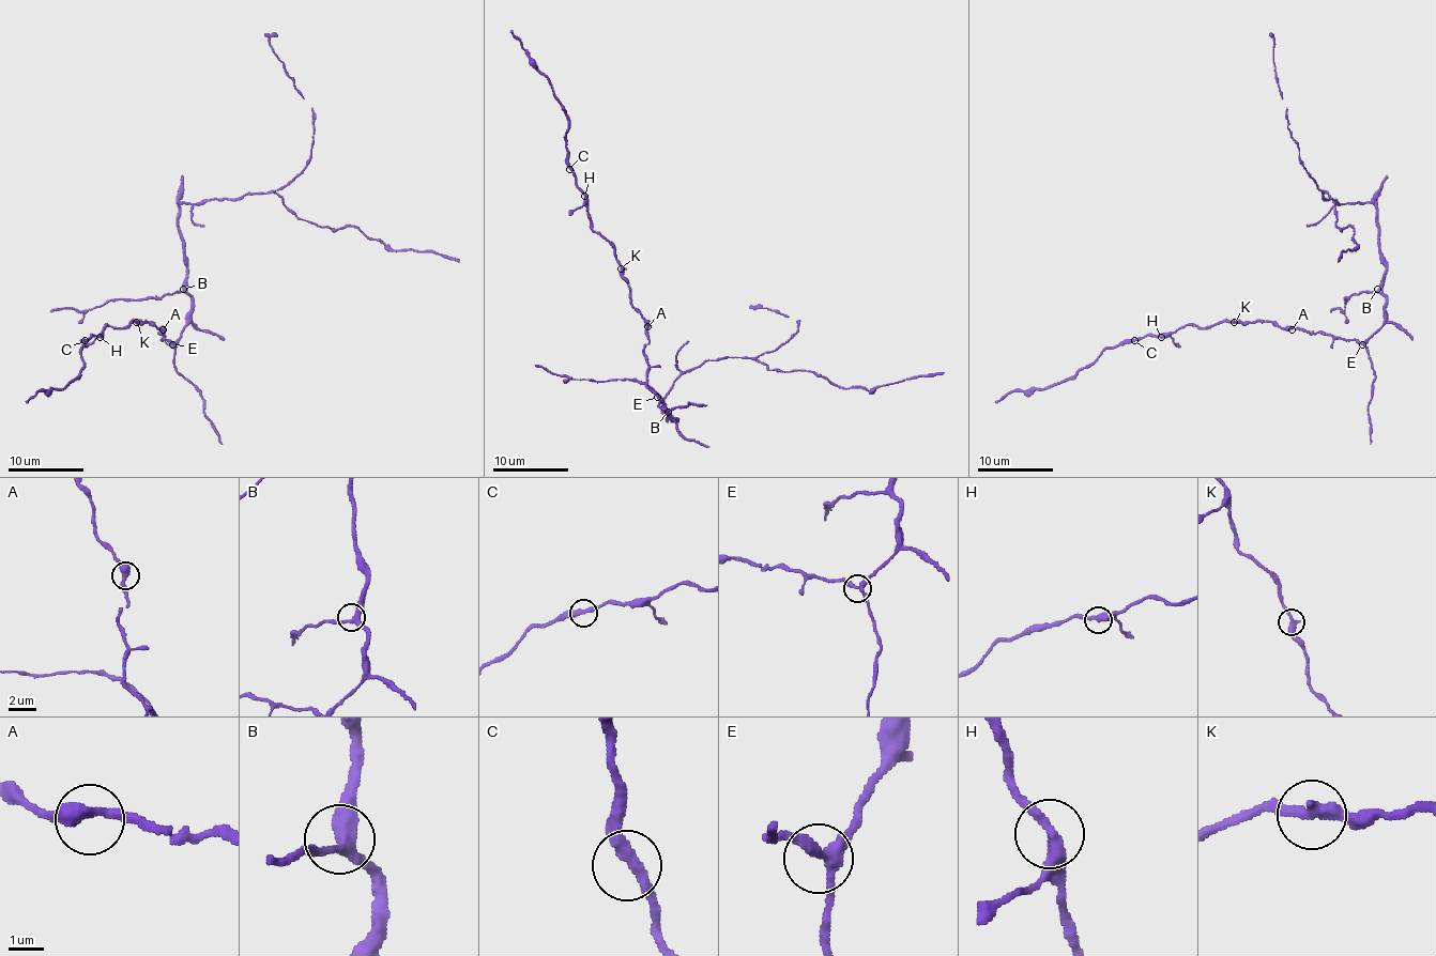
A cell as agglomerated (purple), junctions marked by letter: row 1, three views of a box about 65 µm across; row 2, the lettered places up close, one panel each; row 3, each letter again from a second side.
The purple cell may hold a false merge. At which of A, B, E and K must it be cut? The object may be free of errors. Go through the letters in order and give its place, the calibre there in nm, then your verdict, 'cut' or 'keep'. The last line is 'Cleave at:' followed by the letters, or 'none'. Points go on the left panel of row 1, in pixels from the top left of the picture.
A: place (163, 329); calibre 400 nm; keep
B: place (183, 289); calibre 360 nm; keep
E: place (172, 344); calibre 300 nm; keep
K: place (136, 322); calibre 360 nm; keep
Cleave at: none

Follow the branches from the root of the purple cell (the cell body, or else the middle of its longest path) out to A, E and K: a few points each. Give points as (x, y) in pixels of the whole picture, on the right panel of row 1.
A: (1383, 323), (1362, 342), (1292, 329)
E: (1383, 323), (1362, 344)
K: (1383, 323), (1362, 342), (1357, 342), (1294, 327), (1279, 327), (1271, 322), (1235, 322)

